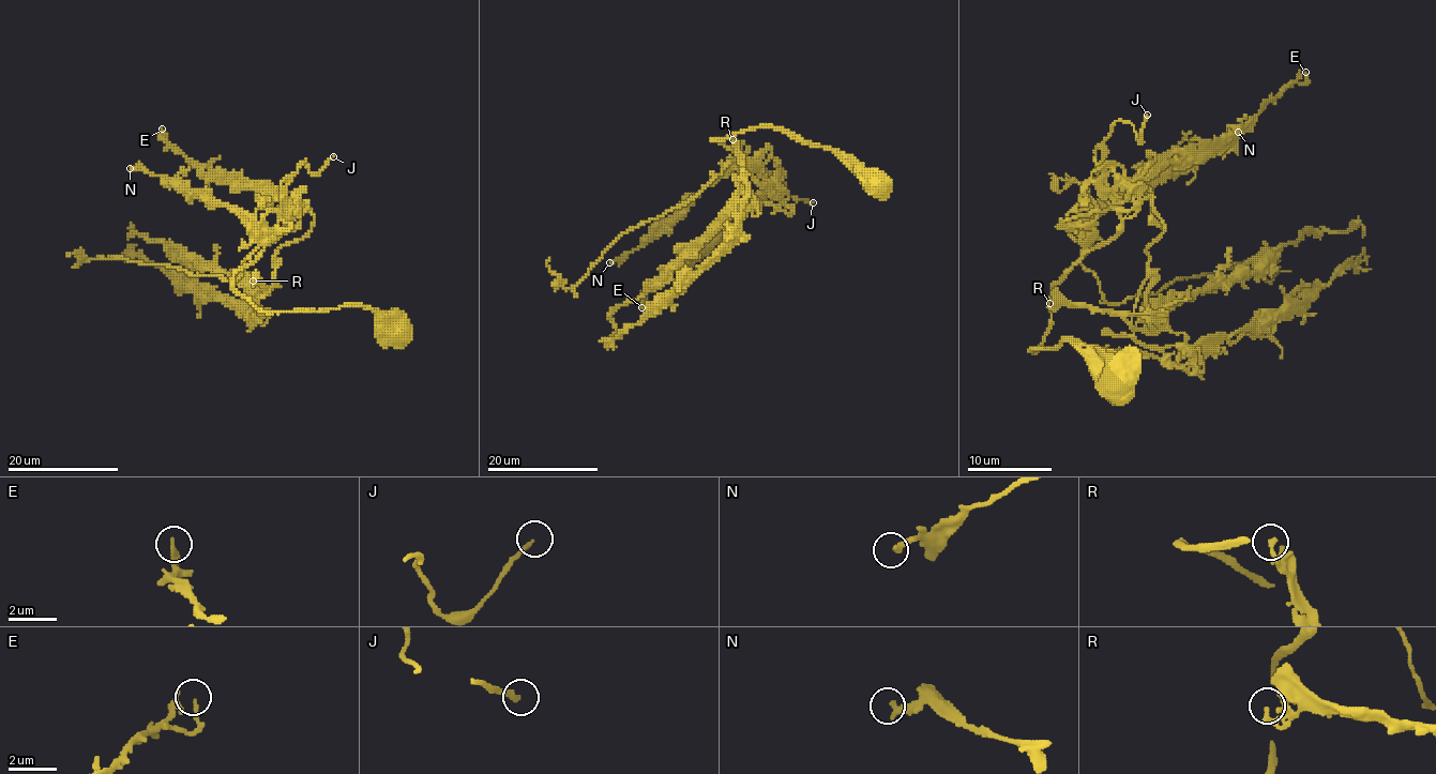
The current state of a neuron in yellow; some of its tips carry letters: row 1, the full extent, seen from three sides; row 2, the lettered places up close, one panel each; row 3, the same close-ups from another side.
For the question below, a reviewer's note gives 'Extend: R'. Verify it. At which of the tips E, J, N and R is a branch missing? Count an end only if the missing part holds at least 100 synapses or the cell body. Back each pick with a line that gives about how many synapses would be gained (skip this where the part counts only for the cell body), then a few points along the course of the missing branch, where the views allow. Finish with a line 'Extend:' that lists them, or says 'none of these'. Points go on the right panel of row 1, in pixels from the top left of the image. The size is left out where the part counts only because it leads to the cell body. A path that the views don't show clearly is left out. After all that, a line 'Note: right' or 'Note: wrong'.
J: 110 synapses; course (1147, 115), (1154, 106), (1147, 102), (1138, 110), (1128, 87), (1178, 61), (1221, 59), (1250, 36), (1303, 19)
Extend: J
Note: wrong

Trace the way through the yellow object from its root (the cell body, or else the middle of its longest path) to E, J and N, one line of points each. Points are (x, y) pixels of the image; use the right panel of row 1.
E: (1123, 383), (1087, 345), (1030, 351), (1052, 290), (1119, 231), (1132, 182), (1227, 139), (1305, 72)
J: (1123, 383), (1087, 345), (1030, 351), (1052, 290), (1119, 231), (1102, 143), (1117, 121), (1138, 141), (1147, 115)
N: (1123, 383), (1087, 345), (1030, 351), (1049, 329), (1052, 290), (1113, 197), (1238, 132)

